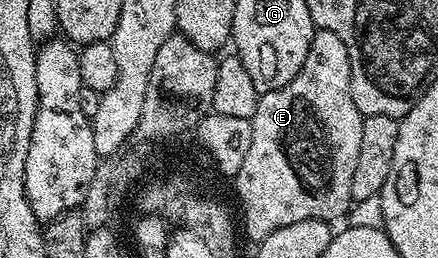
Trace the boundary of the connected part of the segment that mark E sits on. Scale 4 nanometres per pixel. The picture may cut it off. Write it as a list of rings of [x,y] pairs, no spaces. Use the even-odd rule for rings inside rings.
[[[326,28],[314,31],[313,41],[311,46],[307,50],[307,58],[303,62],[303,66],[299,70],[299,74],[295,74],[295,78],[291,82],[287,82],[287,86],[283,86],[279,90],[271,90],[270,92],[260,93],[257,101],[257,109],[253,115],[251,121],[253,129],[251,130],[251,146],[247,150],[247,158],[243,158],[243,166],[239,166],[237,175],[235,177],[235,183],[237,183],[237,200],[241,203],[241,212],[245,215],[245,232],[253,239],[253,242],[260,242],[265,240],[271,234],[275,234],[275,230],[279,230],[283,226],[291,226],[291,222],[303,222],[304,220],[324,220],[326,222],[333,222],[336,216],[344,217],[349,212],[351,207],[351,178],[355,175],[355,162],[359,158],[359,142],[363,142],[363,117],[361,111],[355,106],[353,101],[353,95],[349,93],[351,90],[351,62],[349,61],[349,55],[347,54],[347,46],[343,46],[343,38],[339,38],[339,34],[335,34],[331,30]]]

